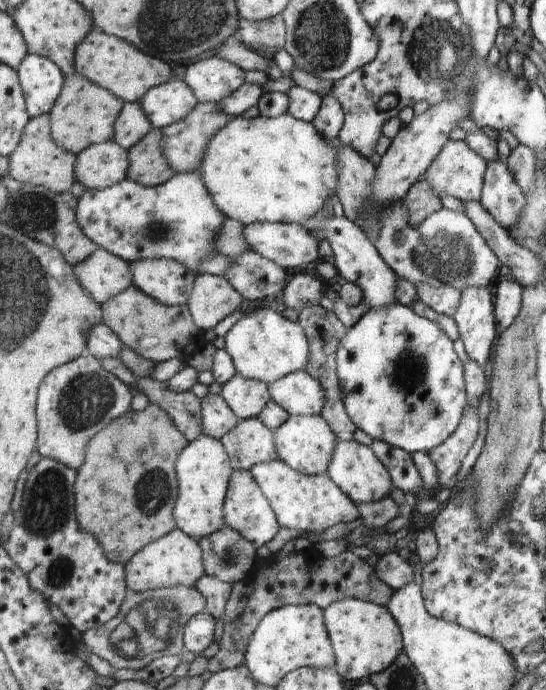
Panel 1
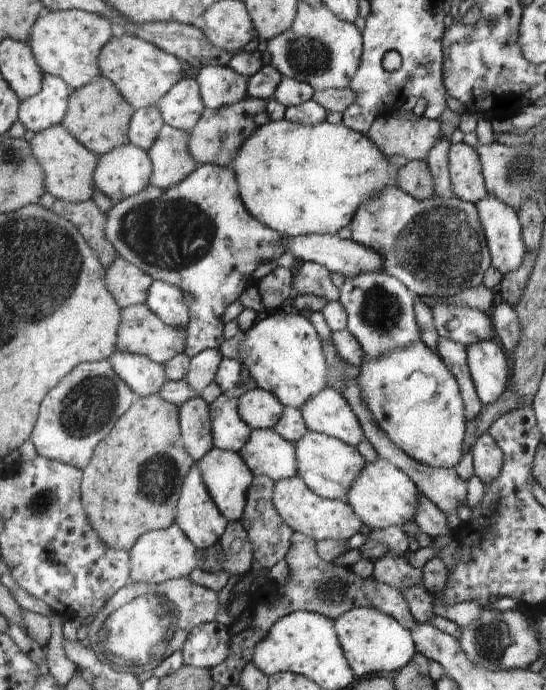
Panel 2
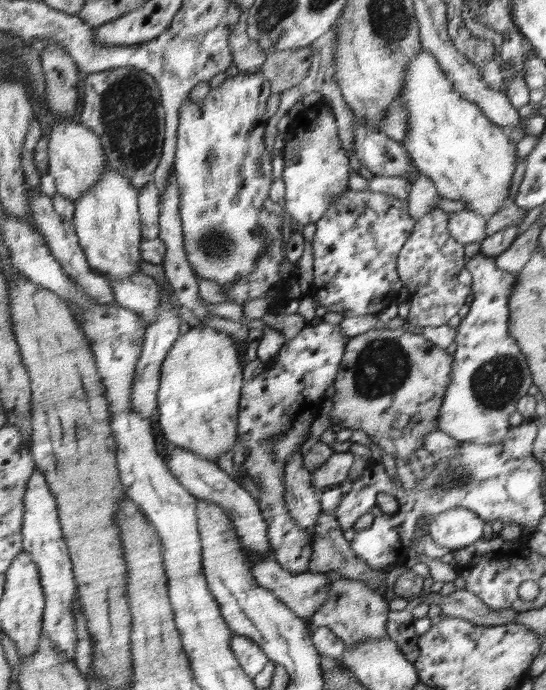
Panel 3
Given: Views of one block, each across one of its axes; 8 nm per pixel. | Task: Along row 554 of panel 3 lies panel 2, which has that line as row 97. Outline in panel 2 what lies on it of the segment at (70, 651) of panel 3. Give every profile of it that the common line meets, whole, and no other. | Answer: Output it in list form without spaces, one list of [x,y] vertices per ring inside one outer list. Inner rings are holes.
[[[43,75],[43,88],[23,102],[22,122],[26,130],[37,133],[62,124],[70,107],[70,92],[63,78]]]

